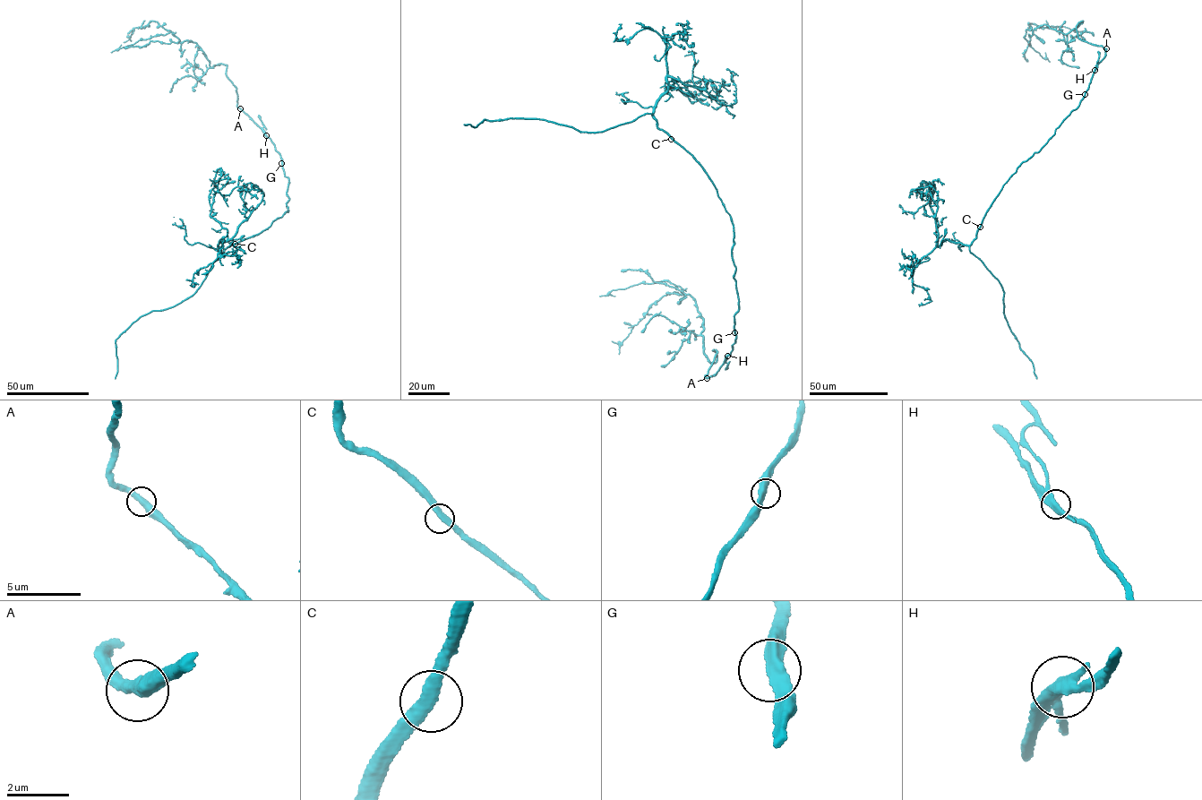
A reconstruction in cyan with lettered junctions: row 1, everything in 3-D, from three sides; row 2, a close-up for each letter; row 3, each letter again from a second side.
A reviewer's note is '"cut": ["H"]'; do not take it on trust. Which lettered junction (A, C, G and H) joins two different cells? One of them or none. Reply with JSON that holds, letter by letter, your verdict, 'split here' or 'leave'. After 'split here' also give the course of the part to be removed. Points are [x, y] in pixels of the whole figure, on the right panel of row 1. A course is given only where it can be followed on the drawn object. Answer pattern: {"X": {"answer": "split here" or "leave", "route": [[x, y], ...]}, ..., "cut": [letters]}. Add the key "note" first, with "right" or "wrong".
{"note": "right", "A": {"answer": "leave"}, "C": {"answer": "leave"}, "G": {"answer": "leave"}, "H": {"answer": "split here", "route": [[1094, 70], [1098, 51]]}, "cut": ["H"]}

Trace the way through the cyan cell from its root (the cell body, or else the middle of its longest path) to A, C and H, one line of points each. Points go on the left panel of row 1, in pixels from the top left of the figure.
A: (288, 183), (280, 154), (274, 143), (240, 108)
C: (288, 183), (287, 211), (268, 227), (235, 244)
H: (288, 183), (280, 154), (266, 135)

